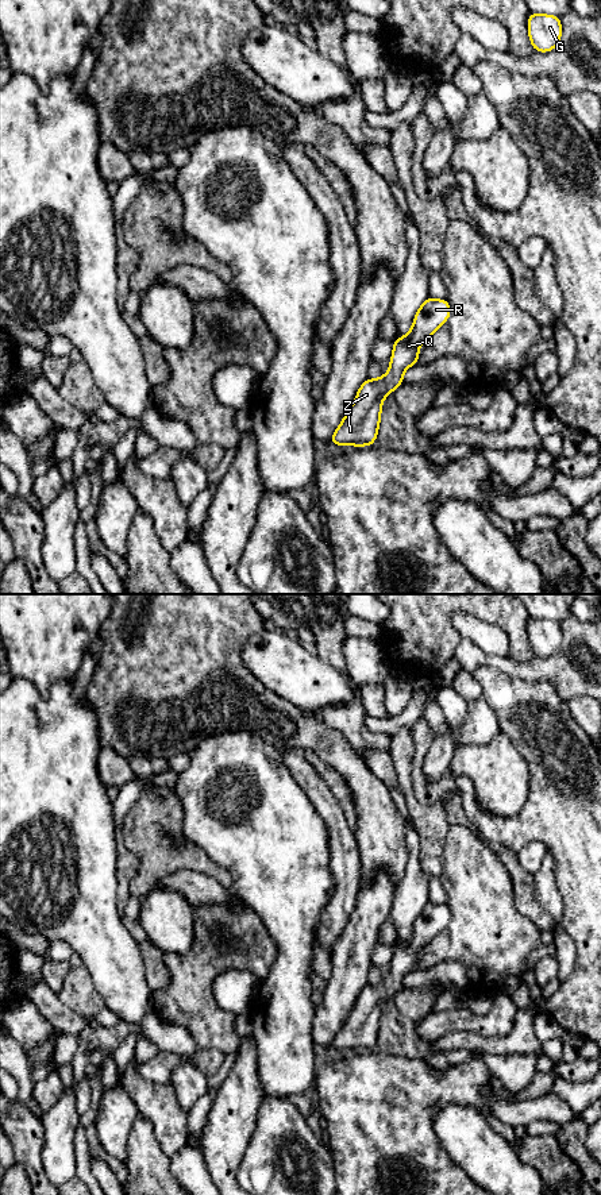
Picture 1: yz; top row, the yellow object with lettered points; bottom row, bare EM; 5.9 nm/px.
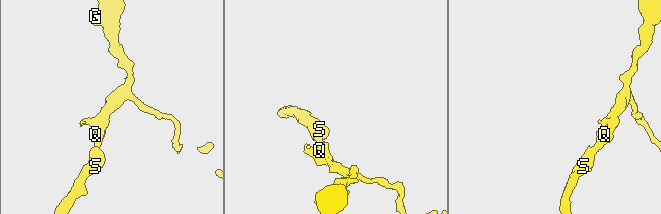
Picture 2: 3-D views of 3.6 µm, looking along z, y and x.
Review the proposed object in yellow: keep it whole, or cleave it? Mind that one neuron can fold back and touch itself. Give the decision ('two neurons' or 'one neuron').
one neuron

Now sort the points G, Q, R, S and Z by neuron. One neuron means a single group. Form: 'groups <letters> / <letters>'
groups G Q R S Z

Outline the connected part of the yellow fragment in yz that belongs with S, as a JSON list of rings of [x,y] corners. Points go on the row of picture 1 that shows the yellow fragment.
[[[427,297],[417,309],[411,331],[393,342],[389,371],[381,378],[367,378],[328,443],[339,448],[344,444],[374,446],[381,421],[382,401],[404,383],[404,370],[419,365],[419,347],[431,338],[450,317],[447,298]]]

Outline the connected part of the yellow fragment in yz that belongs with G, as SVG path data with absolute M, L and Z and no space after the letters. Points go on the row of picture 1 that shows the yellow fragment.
M529 12L528 35L531 46L539 53L554 50L562 38L562 23L559 16Z

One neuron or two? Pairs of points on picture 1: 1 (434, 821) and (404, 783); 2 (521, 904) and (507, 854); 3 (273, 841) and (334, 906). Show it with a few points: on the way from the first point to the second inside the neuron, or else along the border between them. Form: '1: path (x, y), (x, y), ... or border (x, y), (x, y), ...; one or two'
1: path (424, 813), (411, 800), (408, 793); one
2: path (521, 891), (521, 879), (513, 866); one
3: border (330, 868), (332, 893), (324, 905), (316, 929); two

